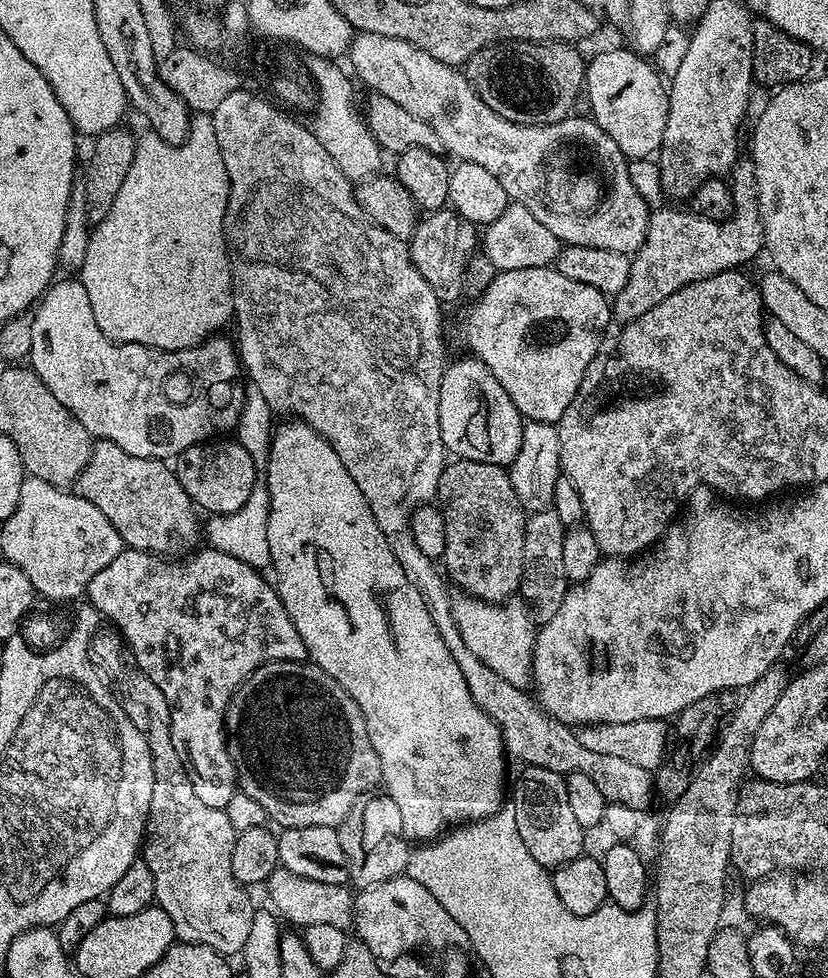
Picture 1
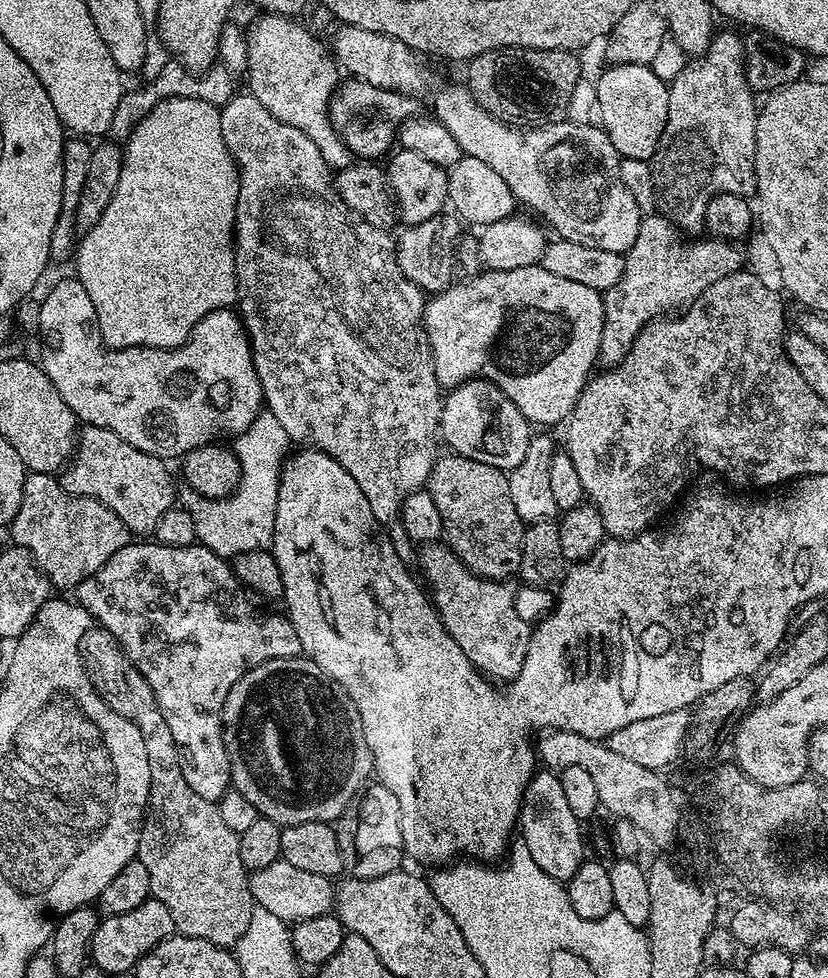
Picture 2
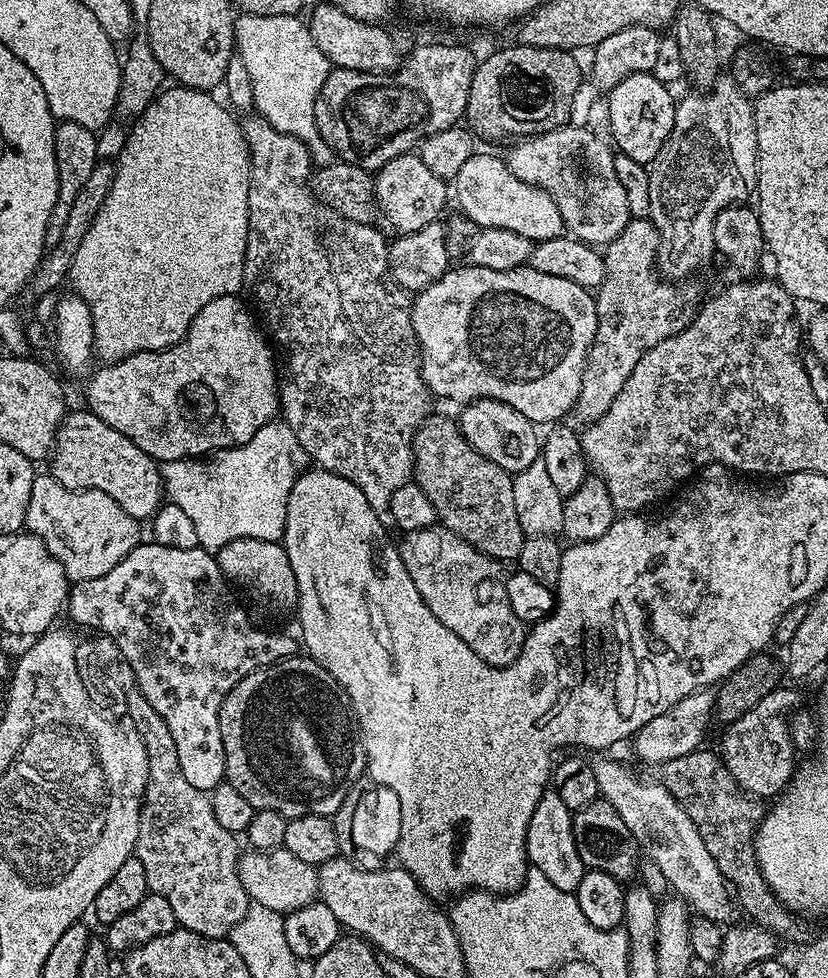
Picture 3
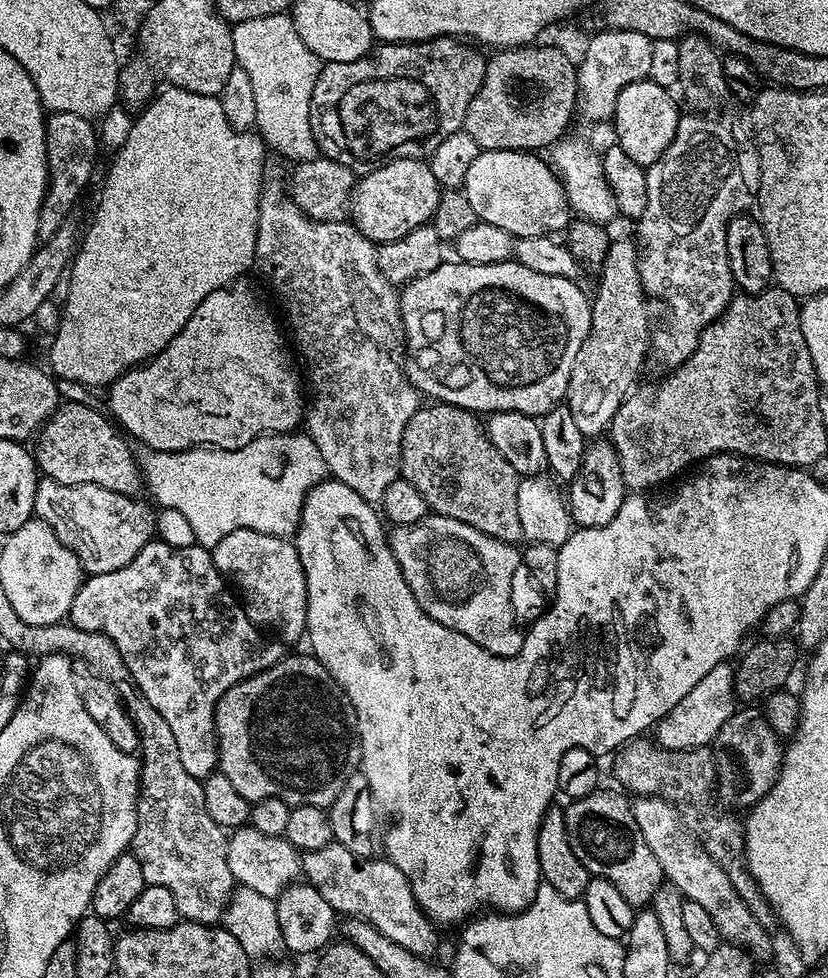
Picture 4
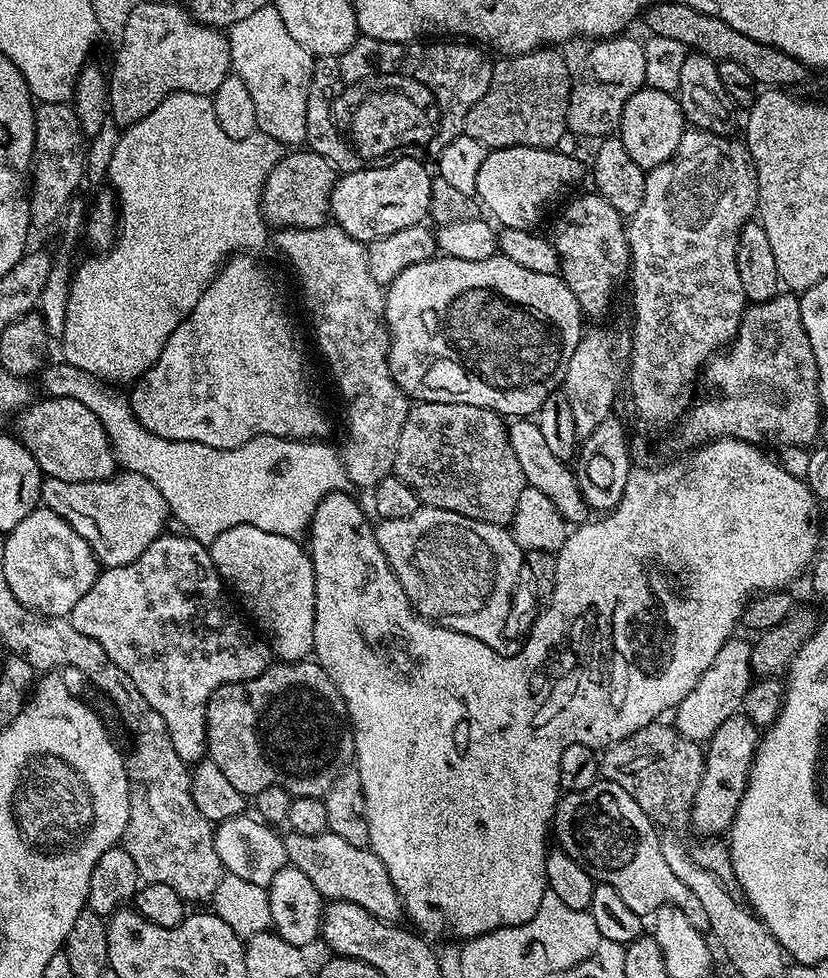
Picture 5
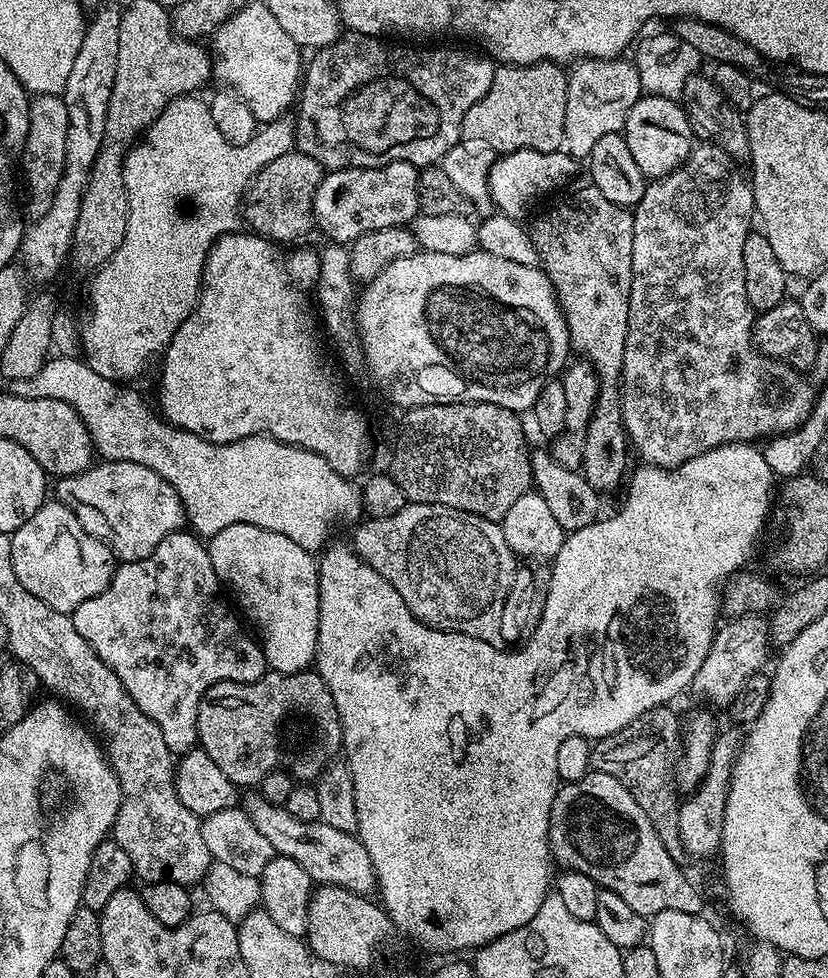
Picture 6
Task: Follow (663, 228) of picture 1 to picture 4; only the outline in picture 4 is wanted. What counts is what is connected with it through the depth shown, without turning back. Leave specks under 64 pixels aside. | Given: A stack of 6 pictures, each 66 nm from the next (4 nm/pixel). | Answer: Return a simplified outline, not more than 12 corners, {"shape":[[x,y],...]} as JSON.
{"shape":[[637,241],[599,265],[566,397],[607,433],[650,352]]}

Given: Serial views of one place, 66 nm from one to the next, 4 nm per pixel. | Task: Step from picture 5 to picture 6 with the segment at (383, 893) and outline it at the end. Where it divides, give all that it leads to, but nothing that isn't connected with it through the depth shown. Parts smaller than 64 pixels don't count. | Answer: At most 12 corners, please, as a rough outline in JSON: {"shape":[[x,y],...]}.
{"shape":[[259,794],[243,810],[317,885],[377,887],[359,835],[302,822]]}

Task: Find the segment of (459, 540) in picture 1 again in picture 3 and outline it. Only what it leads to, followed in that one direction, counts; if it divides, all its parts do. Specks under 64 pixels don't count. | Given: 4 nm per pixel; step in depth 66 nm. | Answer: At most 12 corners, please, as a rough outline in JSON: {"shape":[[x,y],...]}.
{"shape":[[429,415],[414,482],[439,523],[485,556],[519,561],[513,473]]}

